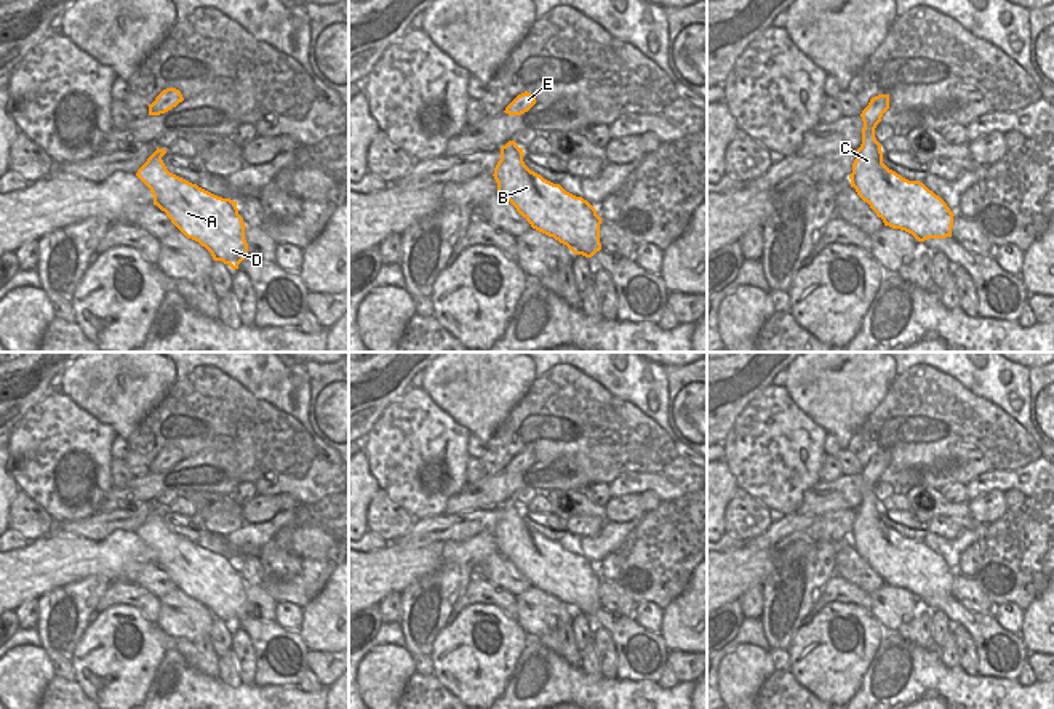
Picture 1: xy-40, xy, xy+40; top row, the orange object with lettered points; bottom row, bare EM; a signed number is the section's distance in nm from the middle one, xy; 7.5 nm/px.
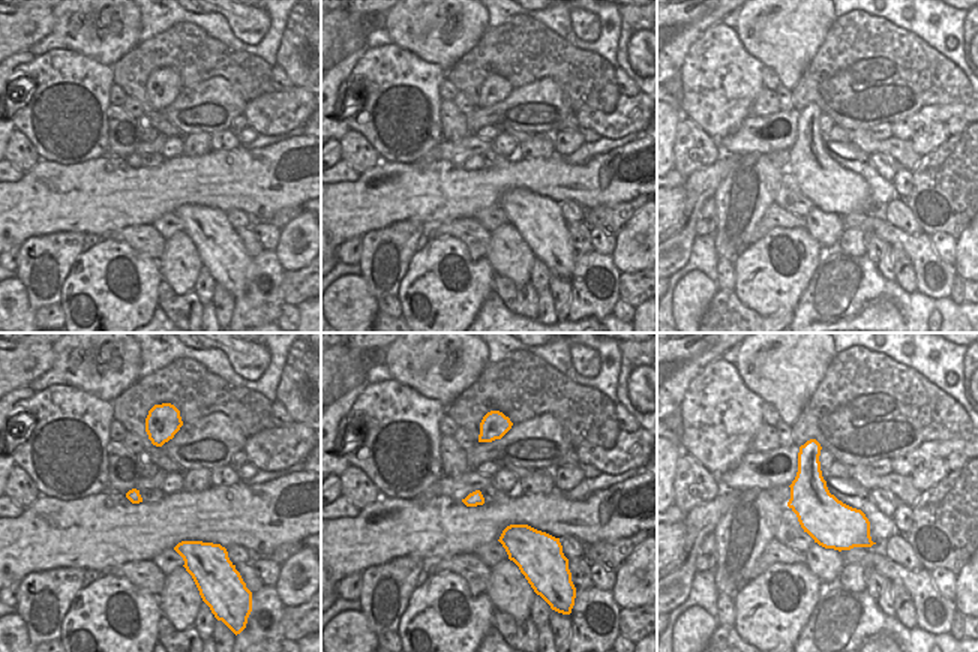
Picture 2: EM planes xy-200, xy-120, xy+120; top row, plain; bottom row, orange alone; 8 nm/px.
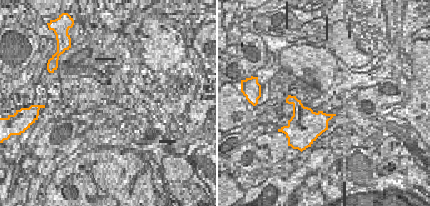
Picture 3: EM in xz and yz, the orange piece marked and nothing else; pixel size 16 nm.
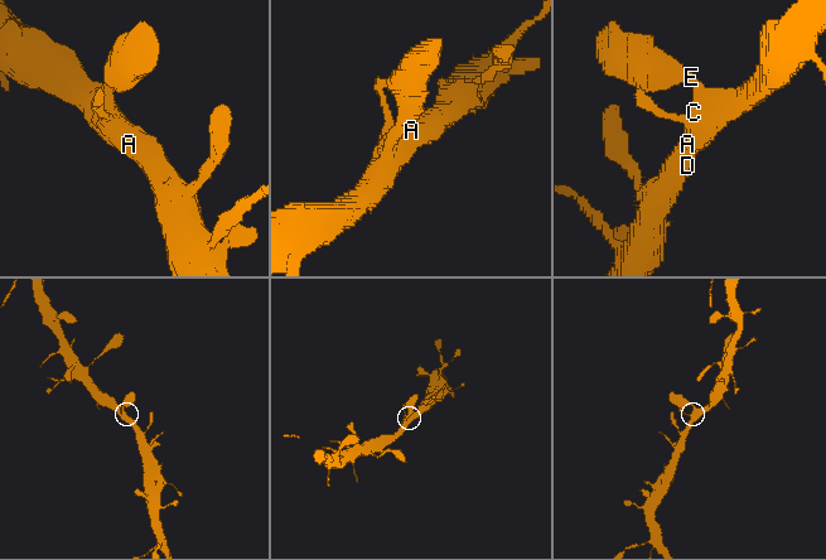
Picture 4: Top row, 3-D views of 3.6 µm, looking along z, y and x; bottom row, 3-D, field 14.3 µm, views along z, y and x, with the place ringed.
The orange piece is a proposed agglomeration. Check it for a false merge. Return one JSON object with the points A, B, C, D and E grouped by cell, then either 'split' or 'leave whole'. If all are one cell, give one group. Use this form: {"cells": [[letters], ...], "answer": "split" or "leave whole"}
{"cells": [["A", "B", "C", "D", "E"]], "answer": "leave whole"}

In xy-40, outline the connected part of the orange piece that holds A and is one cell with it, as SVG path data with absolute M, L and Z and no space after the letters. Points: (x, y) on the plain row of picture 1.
M157 506L136 531L150 547L154 563L165 570L187 597L205 605L214 619L238 627L248 616L248 602L237 560L170 531L162 519L165 512L165 507Z

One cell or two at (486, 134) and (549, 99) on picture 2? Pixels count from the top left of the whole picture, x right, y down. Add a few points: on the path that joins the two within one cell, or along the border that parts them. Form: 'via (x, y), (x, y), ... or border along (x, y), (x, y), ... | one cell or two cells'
border along (497, 126), (482, 126), (474, 134) | two cells

